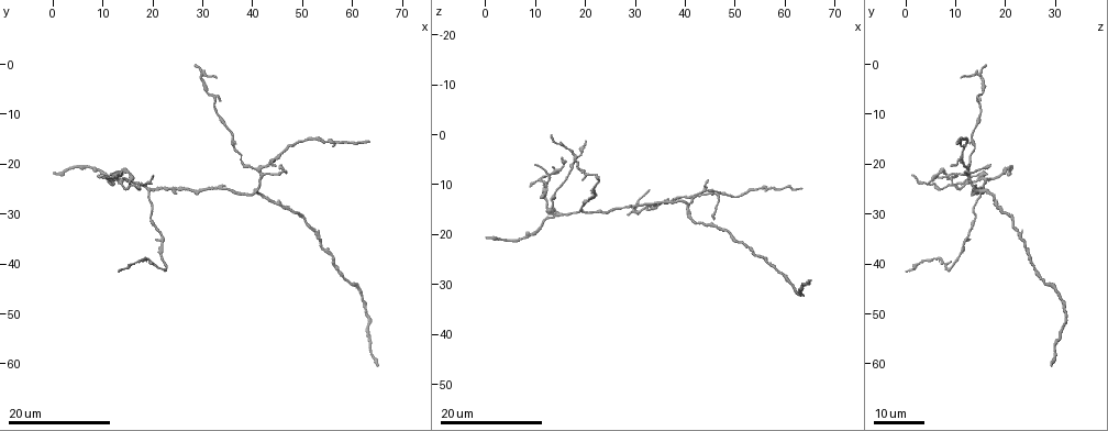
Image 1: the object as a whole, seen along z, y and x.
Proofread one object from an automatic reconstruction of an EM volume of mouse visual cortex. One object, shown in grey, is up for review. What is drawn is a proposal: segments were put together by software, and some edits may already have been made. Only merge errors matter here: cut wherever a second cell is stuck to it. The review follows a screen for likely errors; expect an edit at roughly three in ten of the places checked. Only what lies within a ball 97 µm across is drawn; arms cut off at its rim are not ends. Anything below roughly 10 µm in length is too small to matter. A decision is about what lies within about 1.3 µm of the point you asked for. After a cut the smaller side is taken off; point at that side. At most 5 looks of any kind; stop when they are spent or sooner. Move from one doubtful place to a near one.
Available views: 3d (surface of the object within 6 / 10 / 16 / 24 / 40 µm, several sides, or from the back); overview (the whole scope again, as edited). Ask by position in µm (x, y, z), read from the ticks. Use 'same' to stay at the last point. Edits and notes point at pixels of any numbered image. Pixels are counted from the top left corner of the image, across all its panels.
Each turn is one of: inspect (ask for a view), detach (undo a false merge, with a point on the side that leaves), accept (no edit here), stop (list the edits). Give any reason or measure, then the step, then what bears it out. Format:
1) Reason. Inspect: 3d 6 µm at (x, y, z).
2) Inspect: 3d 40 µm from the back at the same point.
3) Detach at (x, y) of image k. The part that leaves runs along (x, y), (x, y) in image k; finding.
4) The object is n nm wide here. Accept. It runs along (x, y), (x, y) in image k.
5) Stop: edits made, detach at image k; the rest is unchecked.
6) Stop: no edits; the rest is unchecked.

Narrows sharply. Inspect: 3d 24 µm at (27.0, 25.5, 14.5).

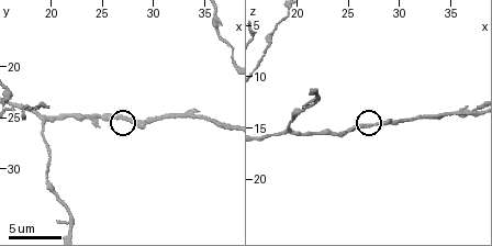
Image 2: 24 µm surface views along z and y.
Inspect: 3d 10 µm at (27.6, 25.0, 14.6).

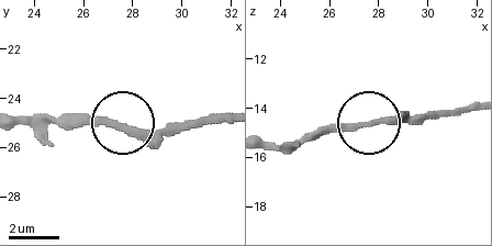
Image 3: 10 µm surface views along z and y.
The object is 250 nm wide here. Accept. It runs along (227, 119), (158, 131), (59, 124) in image 3; continuous, no second cell.

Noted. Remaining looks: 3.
Three-way junction. Inspect: 3d 24 µm at (13.0, 23.5, 14.5).

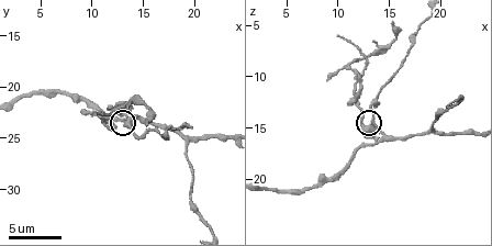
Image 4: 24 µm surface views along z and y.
Inspect: 3d 6 µm at the same point.

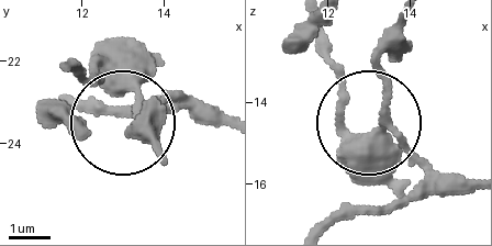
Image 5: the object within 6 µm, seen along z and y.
Detach at (154, 54) of image 5. A second cell is stuck on.

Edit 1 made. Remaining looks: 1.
Stop: edits made, detach at image 5; the rest is unchecked.

